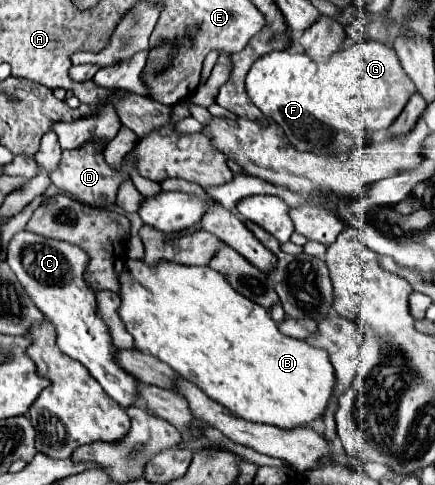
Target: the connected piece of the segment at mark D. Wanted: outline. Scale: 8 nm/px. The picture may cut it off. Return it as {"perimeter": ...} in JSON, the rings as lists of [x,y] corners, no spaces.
{"perimeter":[[[83,146],[83,150],[63,150],[63,158],[59,162],[59,168],[55,170],[55,174],[51,172],[49,178],[51,182],[69,192],[71,196],[75,196],[77,200],[89,204],[89,206],[111,206],[115,204],[115,196],[117,196],[117,188],[121,184],[121,180],[125,180],[129,174],[129,164],[123,162],[123,172],[115,172],[105,160],[103,160],[103,152],[101,146]]]}

